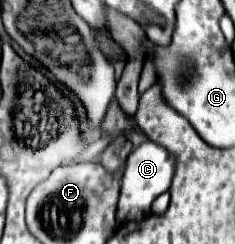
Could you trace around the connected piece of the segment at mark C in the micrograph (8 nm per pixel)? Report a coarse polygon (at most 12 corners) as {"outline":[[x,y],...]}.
{"outline":[[155,142],[127,158],[117,225],[141,220],[169,190],[175,158]]}

